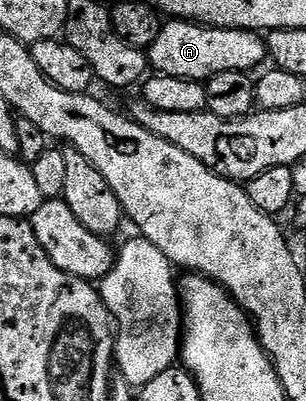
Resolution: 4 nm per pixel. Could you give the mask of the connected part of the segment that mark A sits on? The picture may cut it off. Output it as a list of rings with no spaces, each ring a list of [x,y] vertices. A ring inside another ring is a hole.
[[[185,20],[167,21],[160,36],[148,47],[149,65],[157,73],[203,84],[218,73],[257,71],[257,66],[267,58],[266,40],[261,33],[229,26],[199,26]]]

